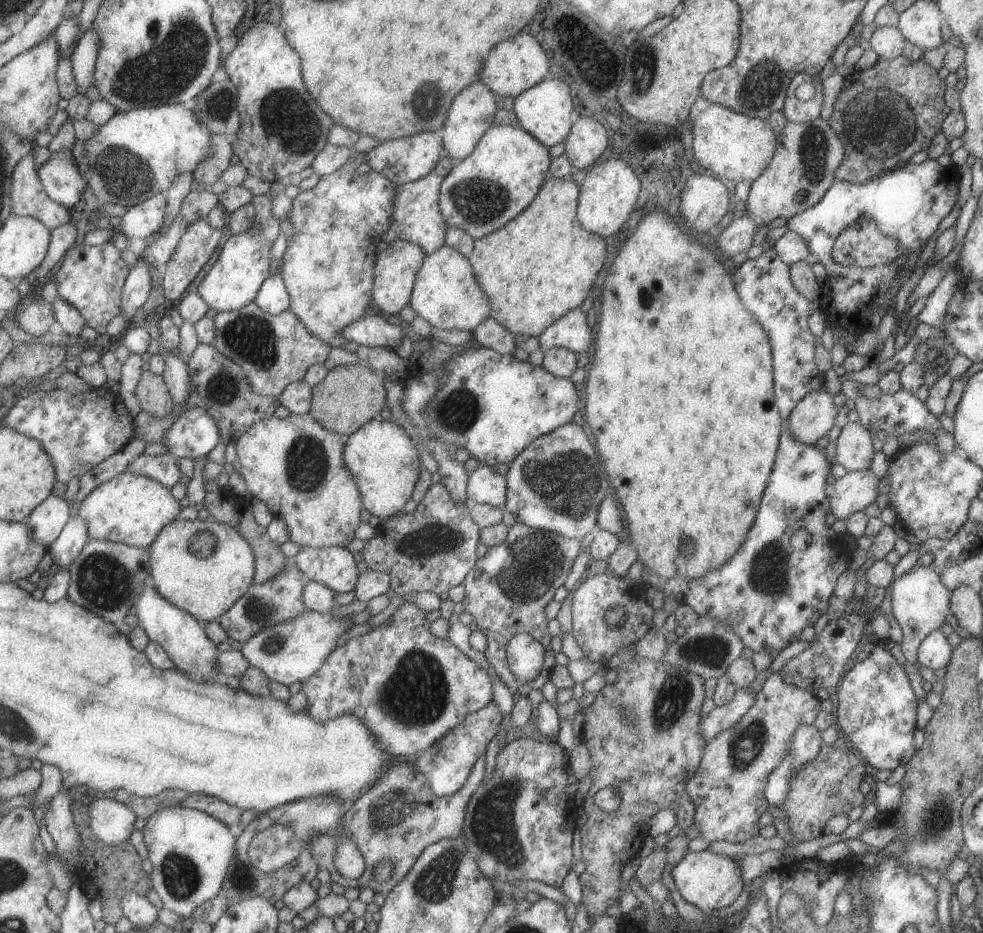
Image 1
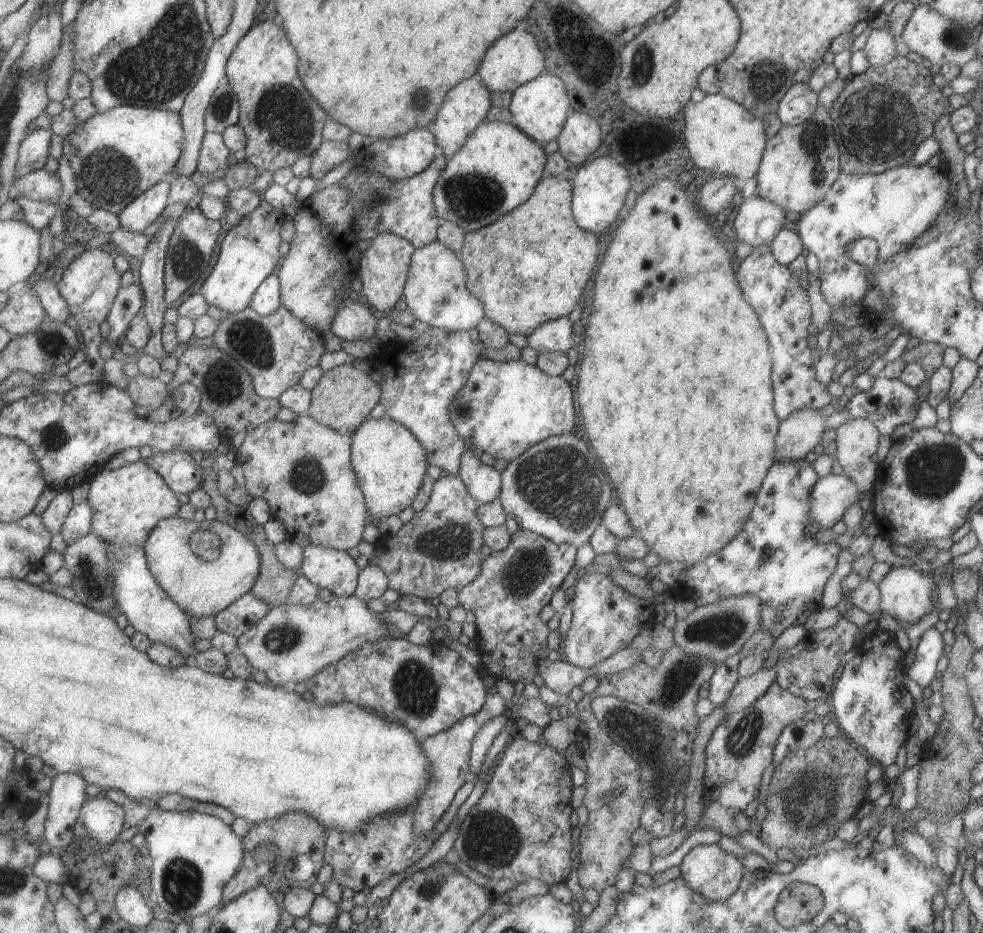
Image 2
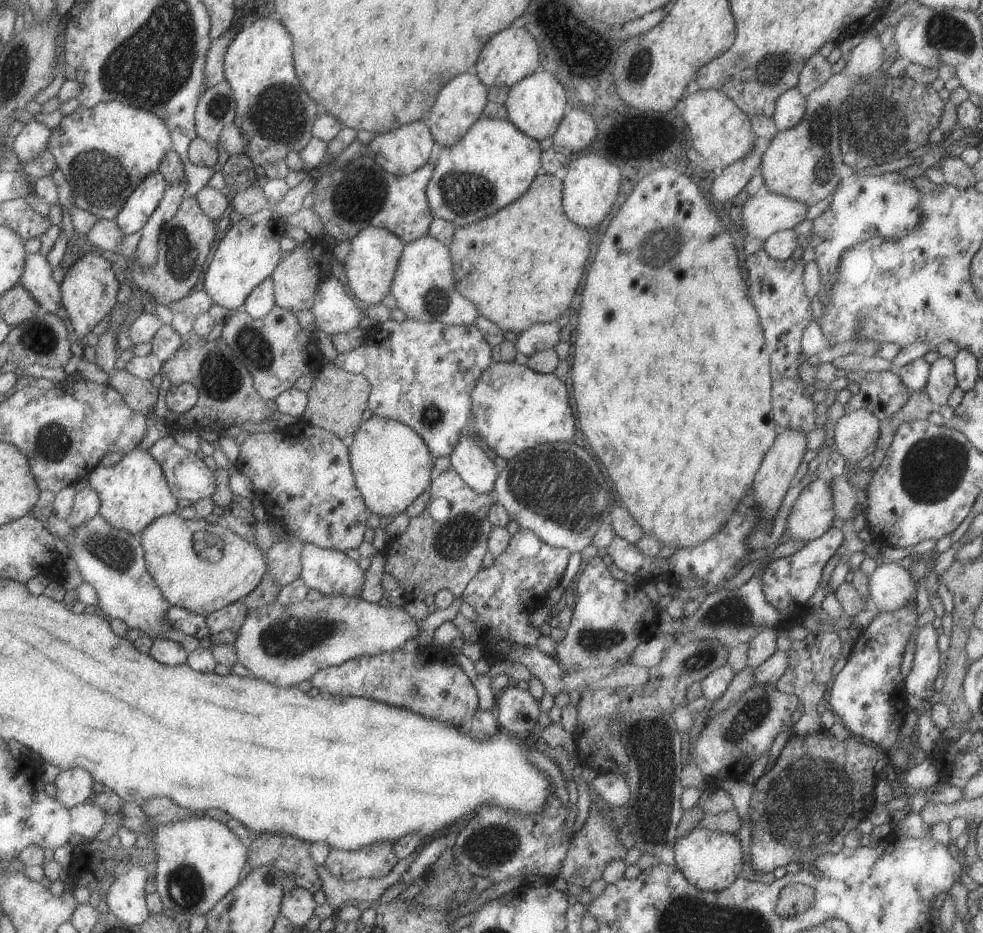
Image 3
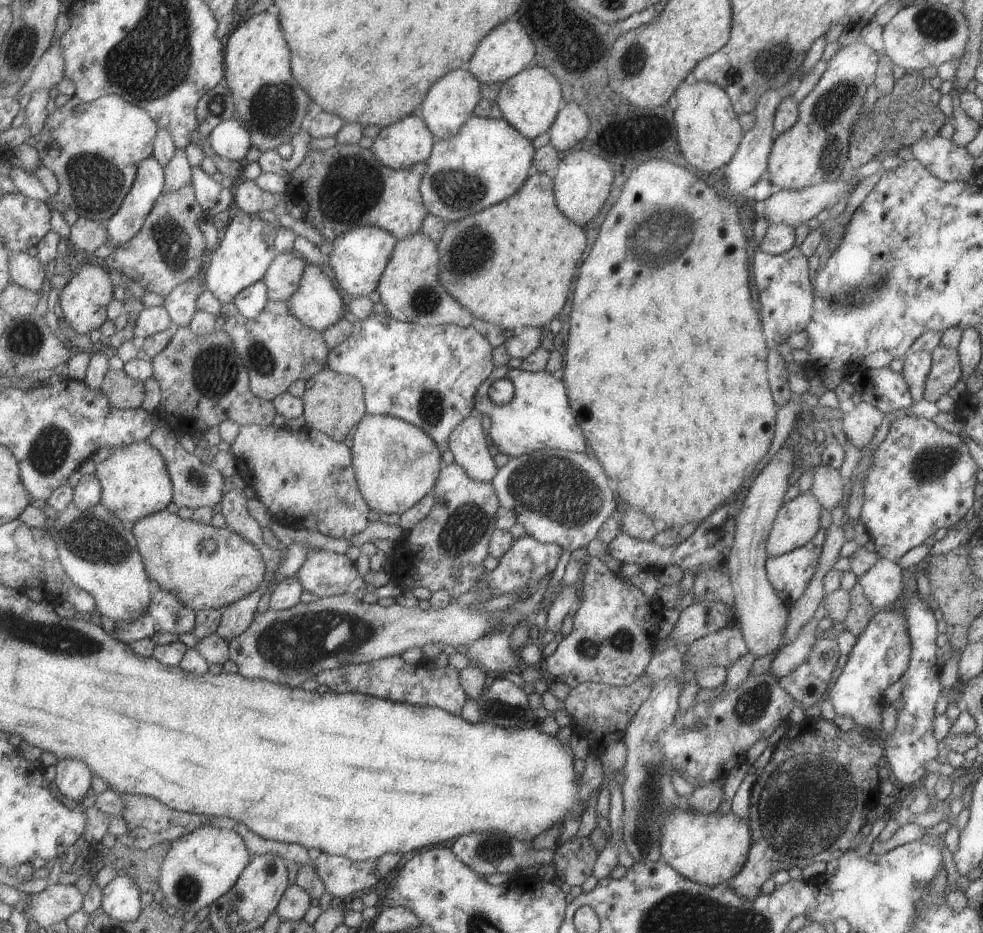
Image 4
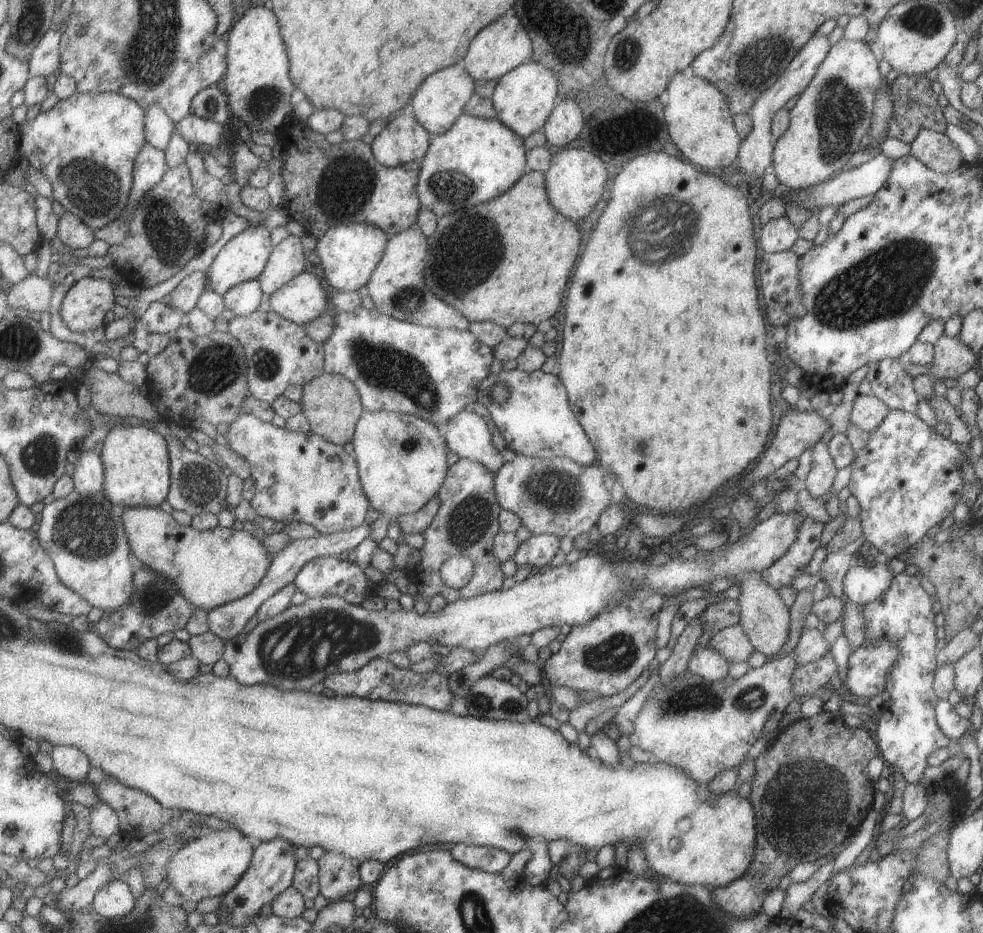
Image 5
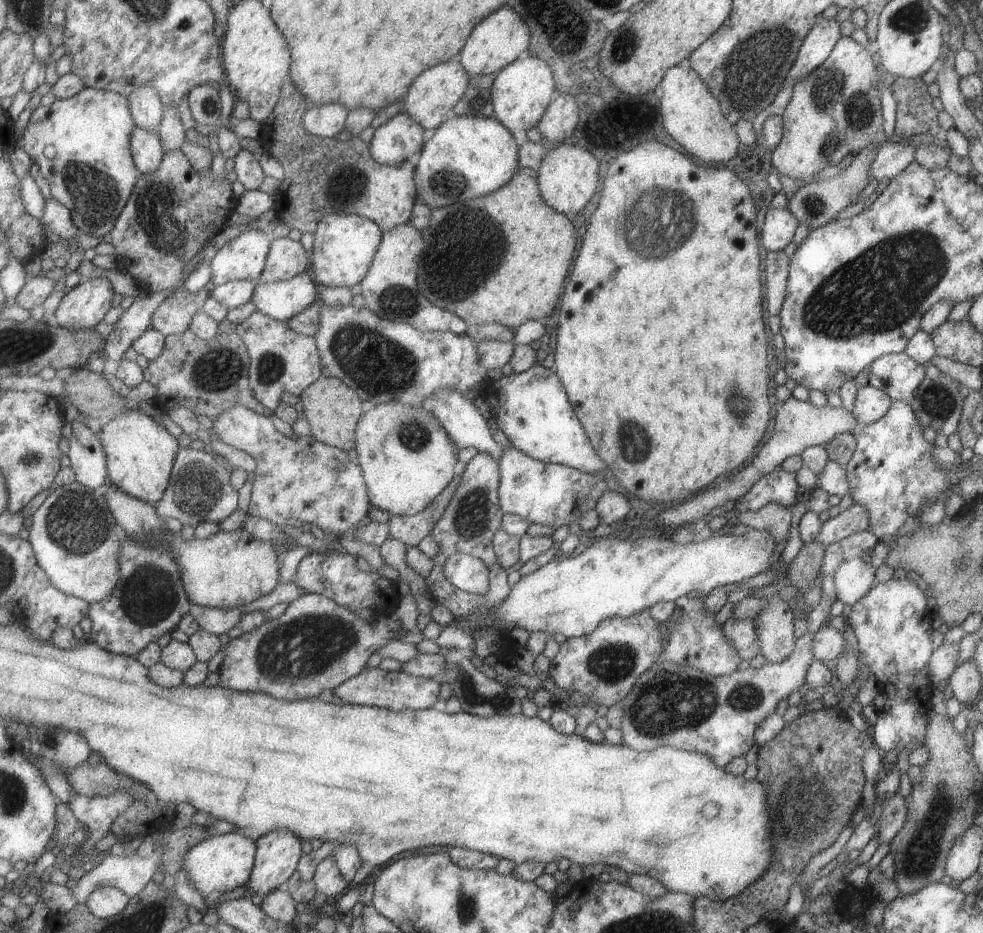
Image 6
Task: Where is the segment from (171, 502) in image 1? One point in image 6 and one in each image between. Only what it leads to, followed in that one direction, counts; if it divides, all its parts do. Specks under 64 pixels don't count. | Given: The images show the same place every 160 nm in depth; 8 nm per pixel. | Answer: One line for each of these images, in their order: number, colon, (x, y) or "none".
2: (129, 502)
3: (134, 493)
4: (136, 483)
5: (137, 459)
6: (141, 453)

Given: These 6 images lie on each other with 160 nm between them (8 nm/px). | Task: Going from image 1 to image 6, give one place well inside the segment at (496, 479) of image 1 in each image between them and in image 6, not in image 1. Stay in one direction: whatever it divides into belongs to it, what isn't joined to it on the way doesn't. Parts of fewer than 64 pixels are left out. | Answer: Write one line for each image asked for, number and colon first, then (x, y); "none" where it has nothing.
2: (482, 482)
3: (468, 459)
4: (469, 447)
5: (466, 434)
6: (465, 426)

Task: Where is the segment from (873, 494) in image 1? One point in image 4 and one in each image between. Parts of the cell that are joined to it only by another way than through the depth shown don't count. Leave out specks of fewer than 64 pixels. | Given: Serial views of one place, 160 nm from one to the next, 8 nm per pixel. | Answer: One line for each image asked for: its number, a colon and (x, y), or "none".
2: (830, 496)
3: (811, 514)
4: (796, 521)

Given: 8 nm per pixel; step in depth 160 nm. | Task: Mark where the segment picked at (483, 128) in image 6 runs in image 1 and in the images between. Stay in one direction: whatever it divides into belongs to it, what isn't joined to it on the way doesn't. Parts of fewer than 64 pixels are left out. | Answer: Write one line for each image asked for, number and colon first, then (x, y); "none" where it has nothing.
1: (501, 176)
2: (497, 168)
3: (494, 163)
4: (488, 160)
5: (477, 159)

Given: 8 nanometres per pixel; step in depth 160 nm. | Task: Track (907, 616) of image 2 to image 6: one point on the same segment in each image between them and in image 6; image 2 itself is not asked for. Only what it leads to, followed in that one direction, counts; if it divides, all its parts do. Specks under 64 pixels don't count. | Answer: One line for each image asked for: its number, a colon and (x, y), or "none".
3: (890, 587)
4: (881, 584)
5: (864, 581)
6: (854, 577)

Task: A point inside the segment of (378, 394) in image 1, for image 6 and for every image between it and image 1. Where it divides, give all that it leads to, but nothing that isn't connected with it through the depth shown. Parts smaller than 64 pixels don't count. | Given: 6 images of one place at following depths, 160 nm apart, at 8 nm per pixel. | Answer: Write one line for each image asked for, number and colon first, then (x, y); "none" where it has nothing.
2: (343, 400)
3: (338, 398)
4: (335, 402)
5: (333, 405)
6: (333, 410)

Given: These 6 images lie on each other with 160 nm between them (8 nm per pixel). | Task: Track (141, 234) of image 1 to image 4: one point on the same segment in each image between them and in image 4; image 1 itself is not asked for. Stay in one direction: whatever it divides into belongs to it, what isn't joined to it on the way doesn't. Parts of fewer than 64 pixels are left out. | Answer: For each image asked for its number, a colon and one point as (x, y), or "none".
2: (144, 210)
3: (145, 201)
4: (151, 177)

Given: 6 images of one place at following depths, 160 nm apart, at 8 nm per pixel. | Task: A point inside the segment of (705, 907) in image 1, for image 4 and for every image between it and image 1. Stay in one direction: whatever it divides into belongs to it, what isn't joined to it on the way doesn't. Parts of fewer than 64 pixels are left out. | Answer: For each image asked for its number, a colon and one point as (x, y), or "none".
2: (707, 870)
3: (711, 861)
4: (709, 849)

